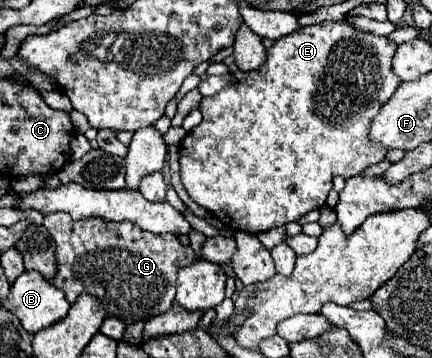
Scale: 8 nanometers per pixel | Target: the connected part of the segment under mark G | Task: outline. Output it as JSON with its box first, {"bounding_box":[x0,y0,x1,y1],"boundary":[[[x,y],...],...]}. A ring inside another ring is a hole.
{"bounding_box":[43,214,197,324],"boundary":[[[47,214],[43,218],[43,226],[55,240],[55,256],[57,256],[57,276],[51,280],[53,286],[65,292],[69,302],[75,302],[79,294],[97,296],[109,316],[121,318],[125,324],[133,324],[137,320],[147,322],[149,318],[163,314],[173,306],[175,300],[175,280],[177,270],[189,266],[197,260],[191,246],[181,246],[175,234],[151,234],[145,232],[131,222],[105,222],[105,220],[71,220],[69,214]]]}

